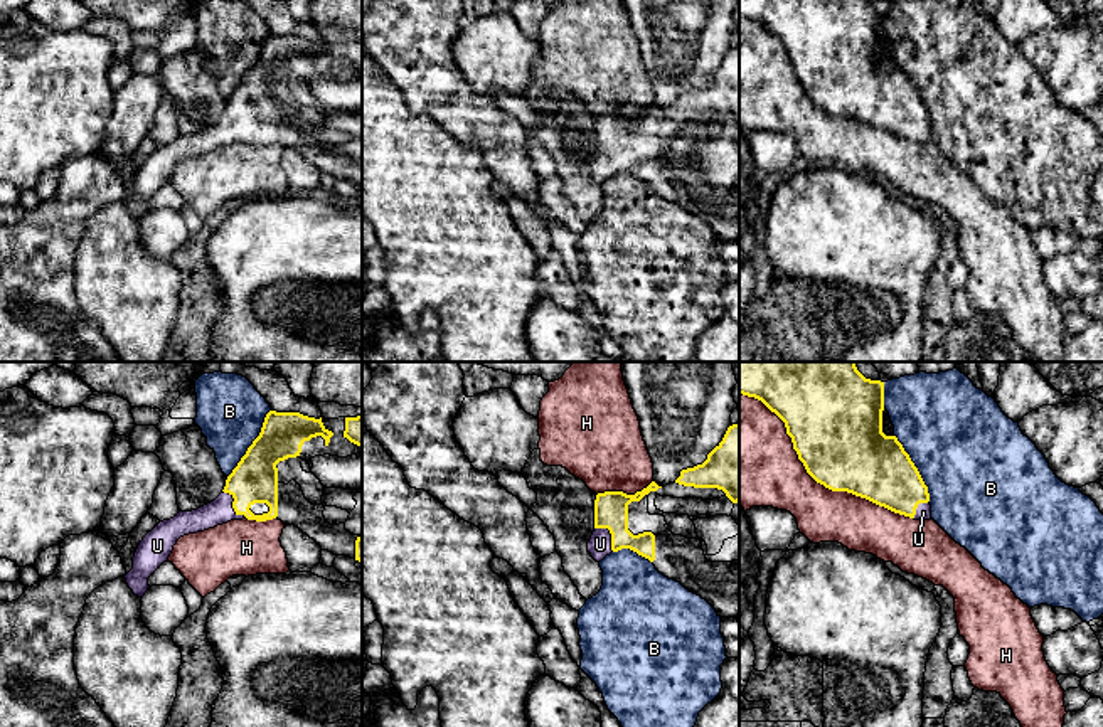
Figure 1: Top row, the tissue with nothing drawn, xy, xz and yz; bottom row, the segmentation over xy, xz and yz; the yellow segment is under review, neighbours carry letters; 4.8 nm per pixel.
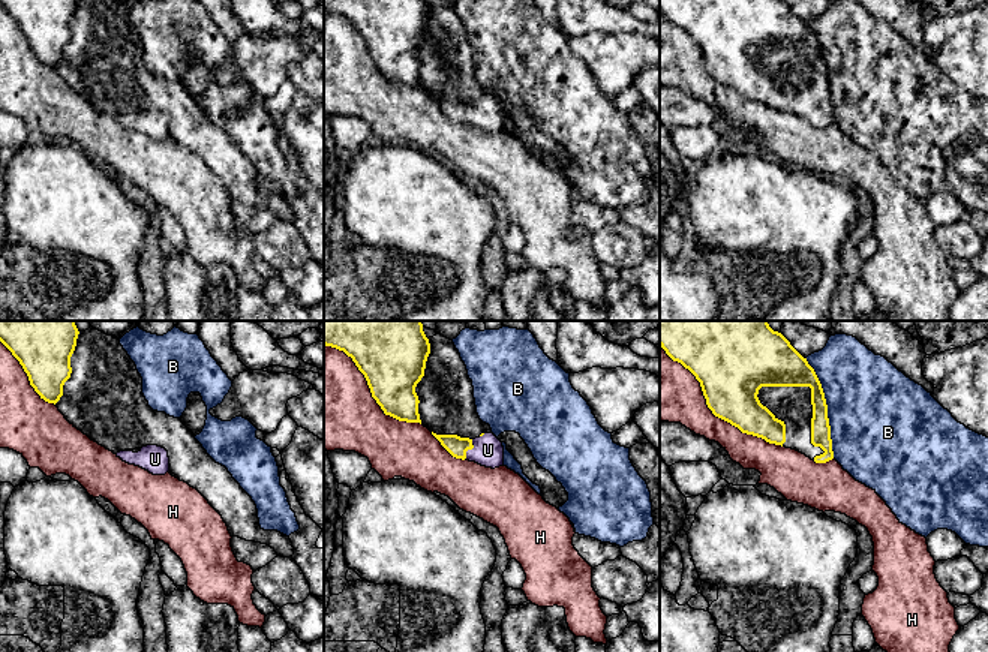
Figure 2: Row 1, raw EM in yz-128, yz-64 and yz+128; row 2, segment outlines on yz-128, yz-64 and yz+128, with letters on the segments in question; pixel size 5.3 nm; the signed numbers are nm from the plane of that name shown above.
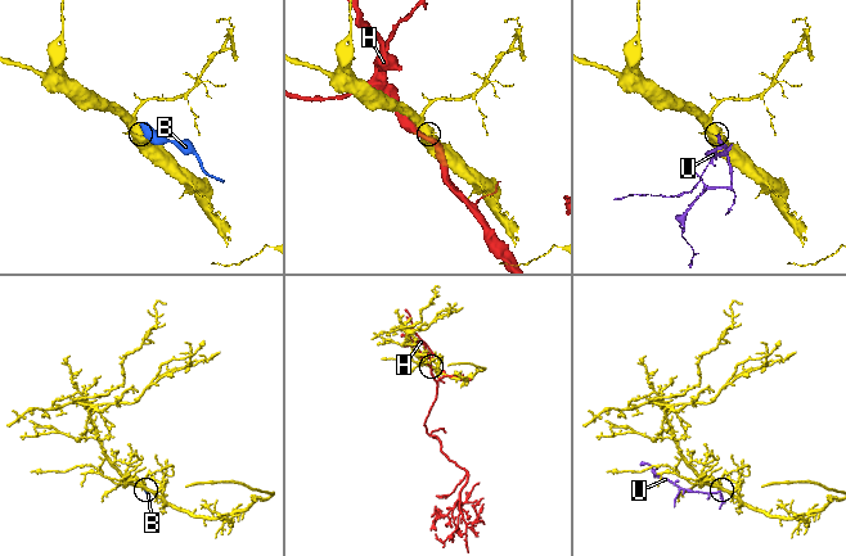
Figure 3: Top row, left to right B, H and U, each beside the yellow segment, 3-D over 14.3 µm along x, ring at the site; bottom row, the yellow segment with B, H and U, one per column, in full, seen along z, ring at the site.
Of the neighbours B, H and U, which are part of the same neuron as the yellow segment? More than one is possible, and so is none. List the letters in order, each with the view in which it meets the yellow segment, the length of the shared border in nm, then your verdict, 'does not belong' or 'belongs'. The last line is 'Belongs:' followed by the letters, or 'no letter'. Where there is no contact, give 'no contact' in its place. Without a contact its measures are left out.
B: xy | 380 nm | does not belong
H: yz | 1050 nm | does not belong
U: xy | 180 nm | belongs
Belongs: U

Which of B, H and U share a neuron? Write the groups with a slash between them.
B / H / U

